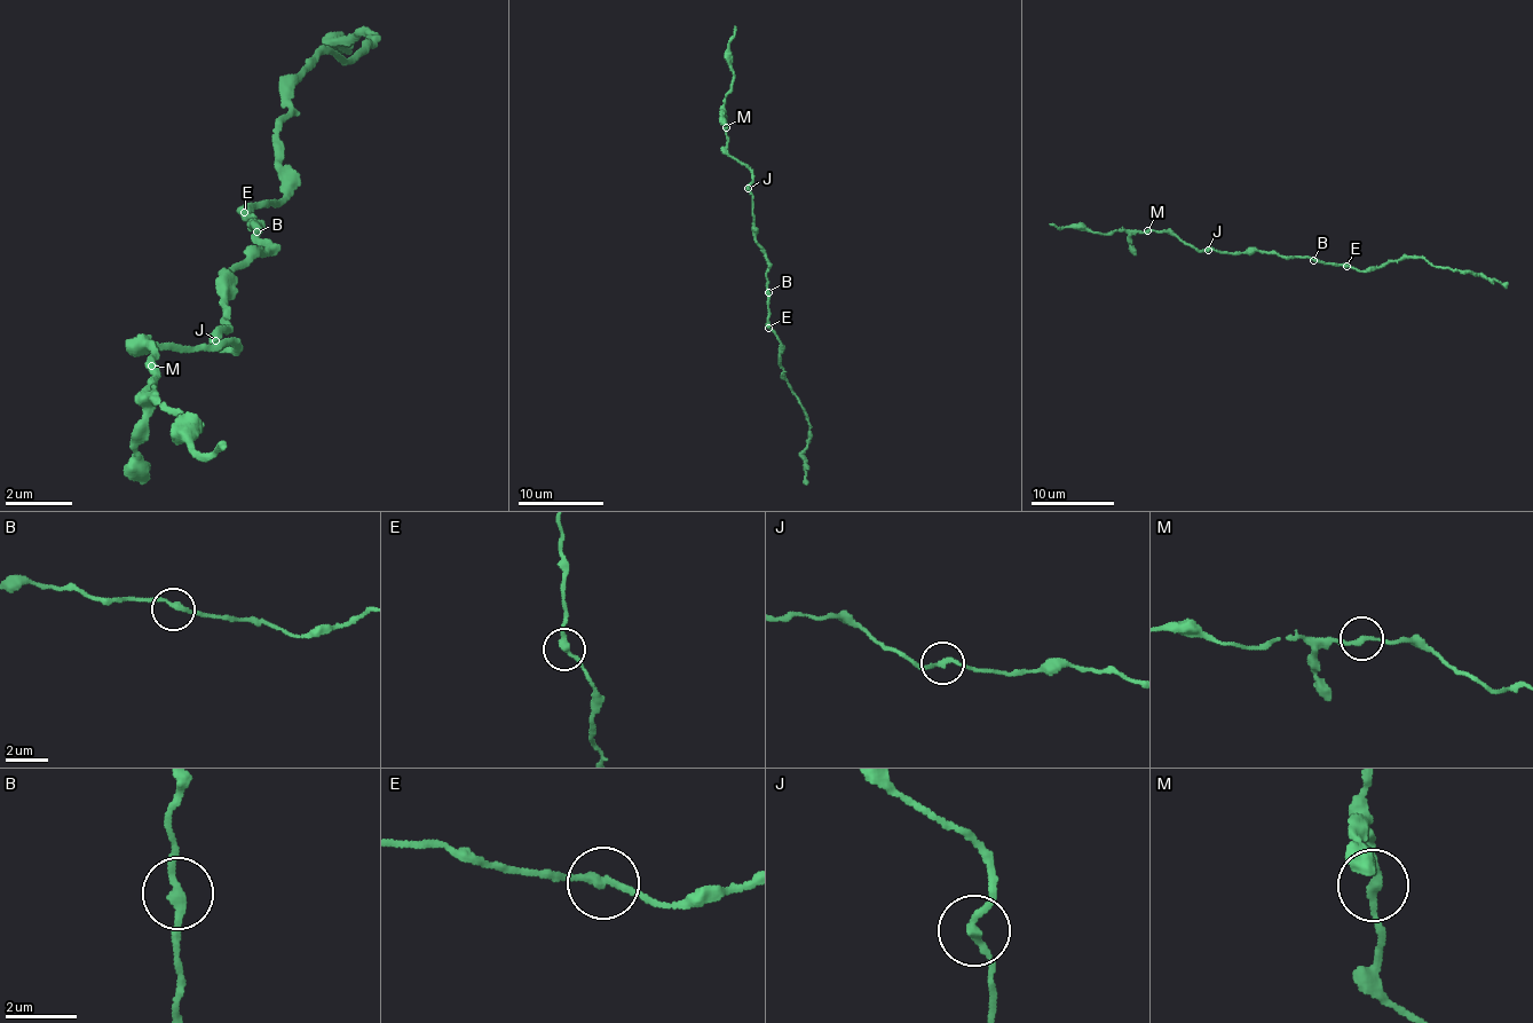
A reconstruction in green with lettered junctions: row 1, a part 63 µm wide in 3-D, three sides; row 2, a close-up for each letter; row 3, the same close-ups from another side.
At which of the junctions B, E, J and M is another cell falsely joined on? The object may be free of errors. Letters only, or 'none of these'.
none of these

